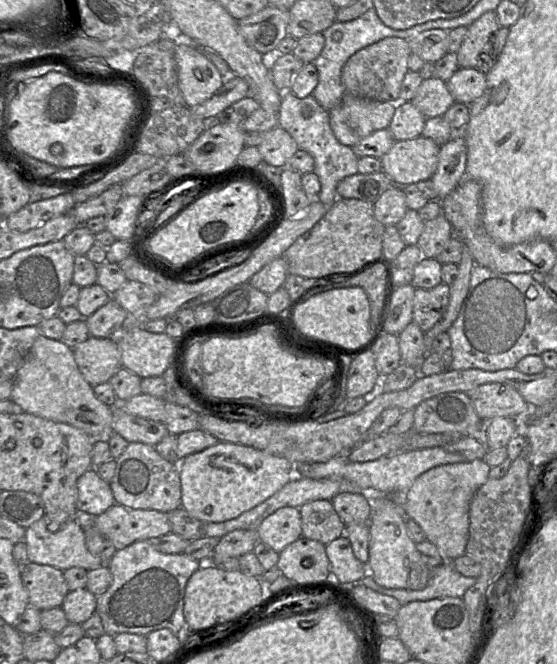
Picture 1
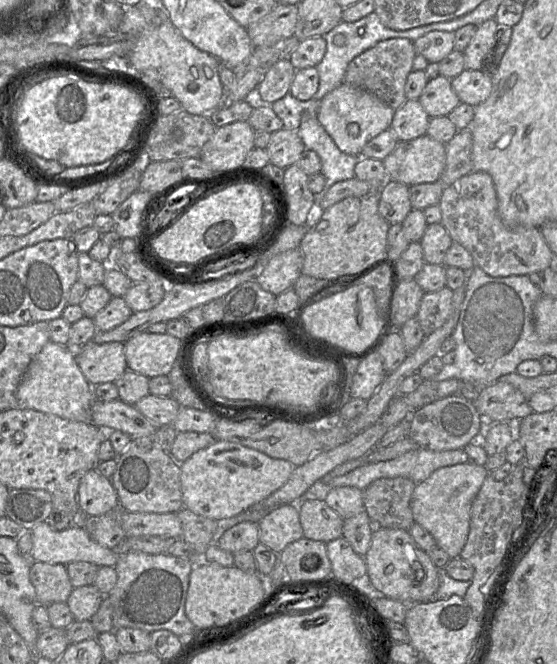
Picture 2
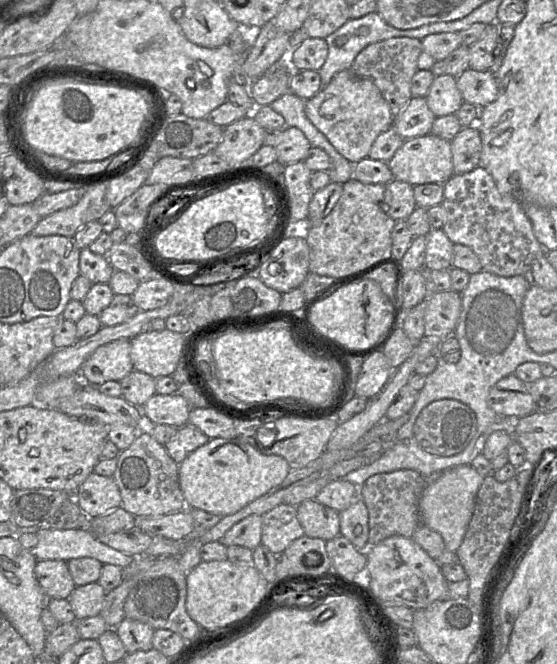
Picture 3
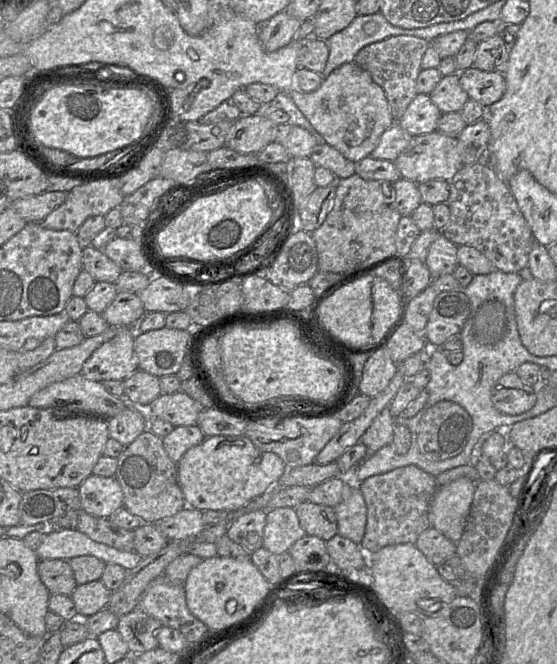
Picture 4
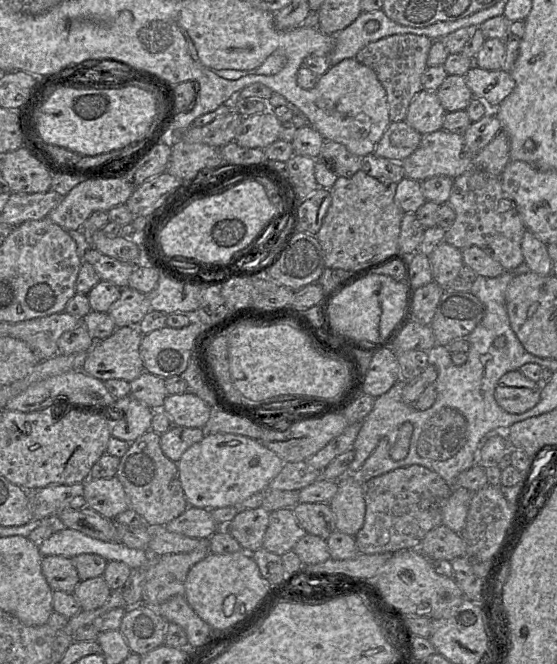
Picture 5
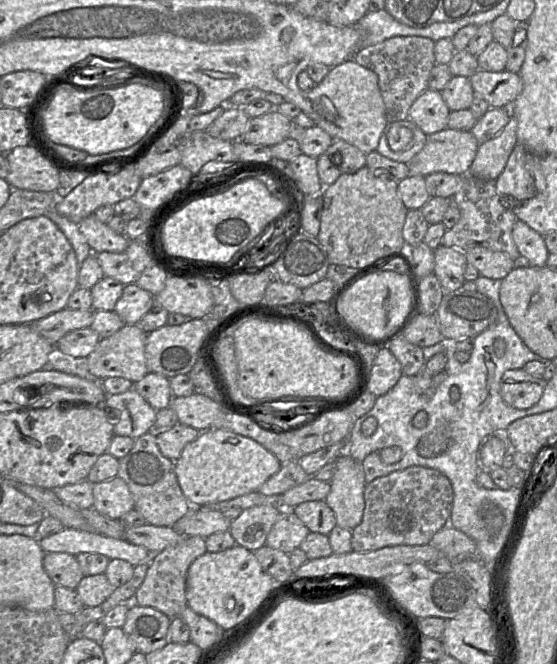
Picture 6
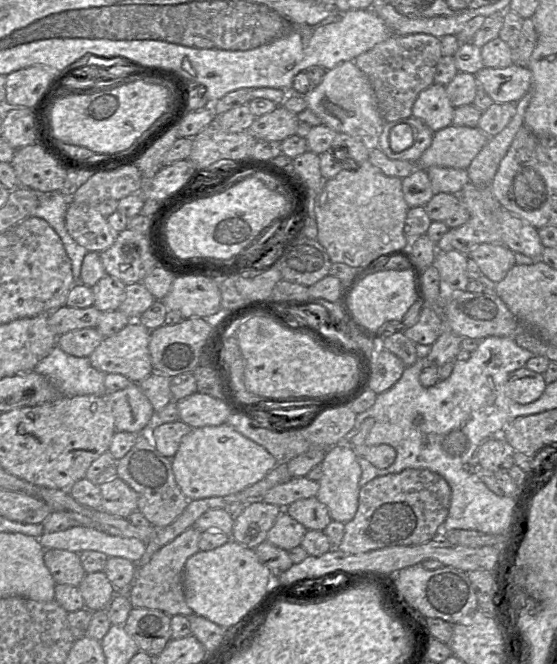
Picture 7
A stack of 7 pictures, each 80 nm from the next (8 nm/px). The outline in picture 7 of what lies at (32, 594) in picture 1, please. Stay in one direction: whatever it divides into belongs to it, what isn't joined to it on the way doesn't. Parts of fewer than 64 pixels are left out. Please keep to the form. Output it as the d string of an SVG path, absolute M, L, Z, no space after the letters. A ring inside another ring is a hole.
M45 549L44 564L50 571L56 584L68 584L78 587L86 572L76 552L62 549Z

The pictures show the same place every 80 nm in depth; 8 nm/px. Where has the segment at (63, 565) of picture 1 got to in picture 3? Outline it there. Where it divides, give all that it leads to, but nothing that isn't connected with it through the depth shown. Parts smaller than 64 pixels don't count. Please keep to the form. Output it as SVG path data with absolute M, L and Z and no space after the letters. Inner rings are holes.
M43 526L36 535L38 542L31 552L37 560L69 561L89 557L102 564L126 568L135 558L101 543L88 527L59 530Z

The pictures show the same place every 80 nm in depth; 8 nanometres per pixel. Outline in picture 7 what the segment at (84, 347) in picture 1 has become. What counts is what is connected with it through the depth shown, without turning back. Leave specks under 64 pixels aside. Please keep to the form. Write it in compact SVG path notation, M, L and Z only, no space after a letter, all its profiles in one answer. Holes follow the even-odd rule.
M137 320L104 337L89 356L91 365L108 374L117 373L139 383L154 372L149 352L150 330Z

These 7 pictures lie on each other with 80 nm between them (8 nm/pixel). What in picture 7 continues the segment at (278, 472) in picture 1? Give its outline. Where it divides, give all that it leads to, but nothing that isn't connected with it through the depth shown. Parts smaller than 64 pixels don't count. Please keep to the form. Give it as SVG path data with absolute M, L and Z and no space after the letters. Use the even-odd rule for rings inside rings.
M227 423L193 428L182 437L171 461L176 483L188 500L241 492L262 480L277 465L276 459L263 446Z

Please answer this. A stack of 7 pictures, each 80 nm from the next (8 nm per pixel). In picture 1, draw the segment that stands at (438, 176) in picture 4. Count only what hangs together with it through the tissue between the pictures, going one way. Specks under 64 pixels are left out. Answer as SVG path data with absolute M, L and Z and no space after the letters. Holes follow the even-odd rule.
M424 136L395 141L380 159L382 171L400 187L430 180L438 165L439 150L438 144Z

